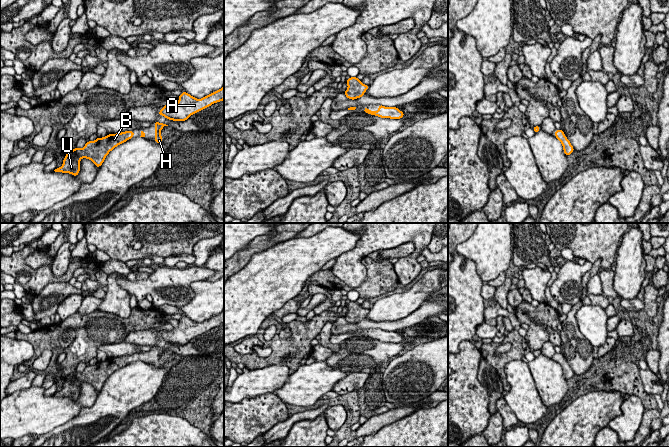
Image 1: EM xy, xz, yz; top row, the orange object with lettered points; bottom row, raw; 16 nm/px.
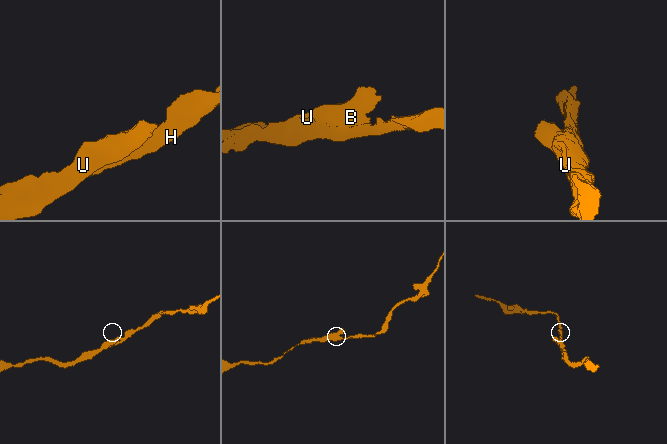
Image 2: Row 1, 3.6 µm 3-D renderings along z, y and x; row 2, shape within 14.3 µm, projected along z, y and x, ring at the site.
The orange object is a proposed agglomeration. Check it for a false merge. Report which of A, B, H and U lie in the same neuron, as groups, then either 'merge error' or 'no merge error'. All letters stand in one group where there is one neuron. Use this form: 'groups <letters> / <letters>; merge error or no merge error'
groups A B H U; no merge error

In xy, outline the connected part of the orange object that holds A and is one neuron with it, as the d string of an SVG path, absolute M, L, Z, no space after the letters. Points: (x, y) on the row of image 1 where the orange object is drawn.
M224 87L205 96L197 99L186 92L182 92L178 96L179 101L171 106L164 105L158 115L173 121L186 121L191 115L211 106L214 103L224 100Z

